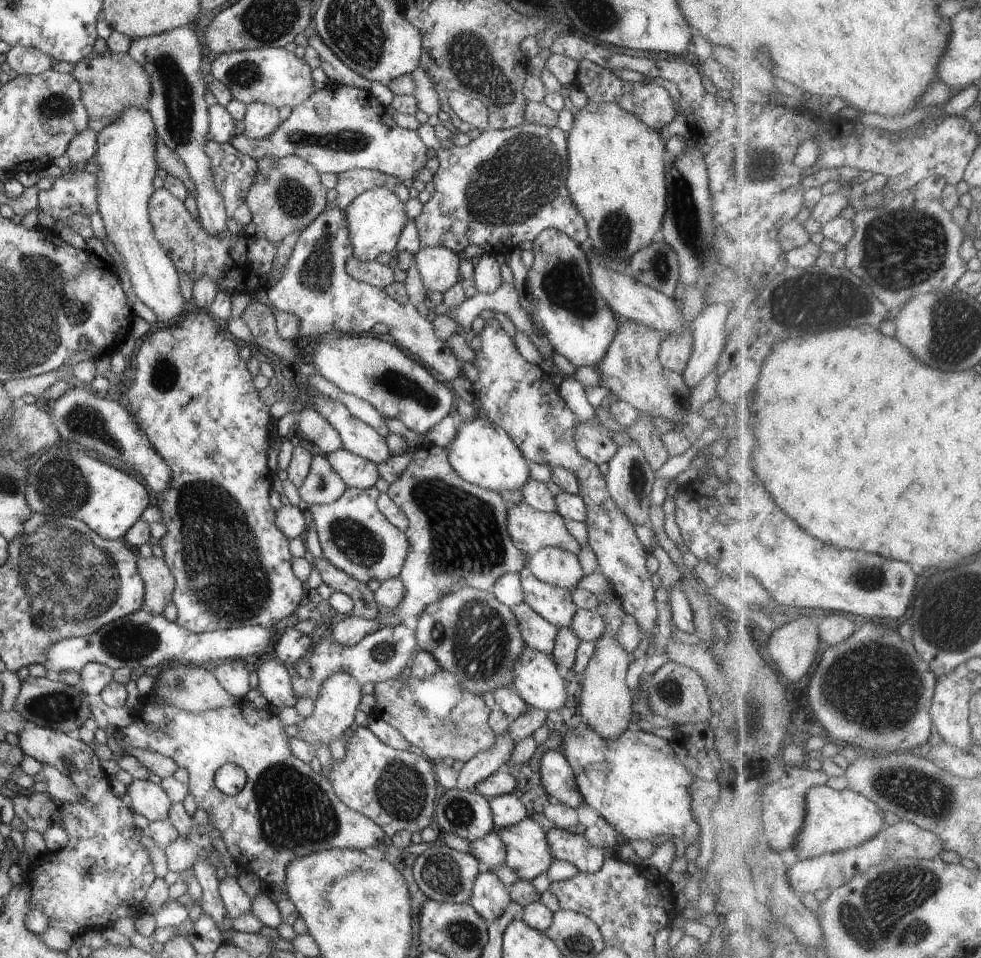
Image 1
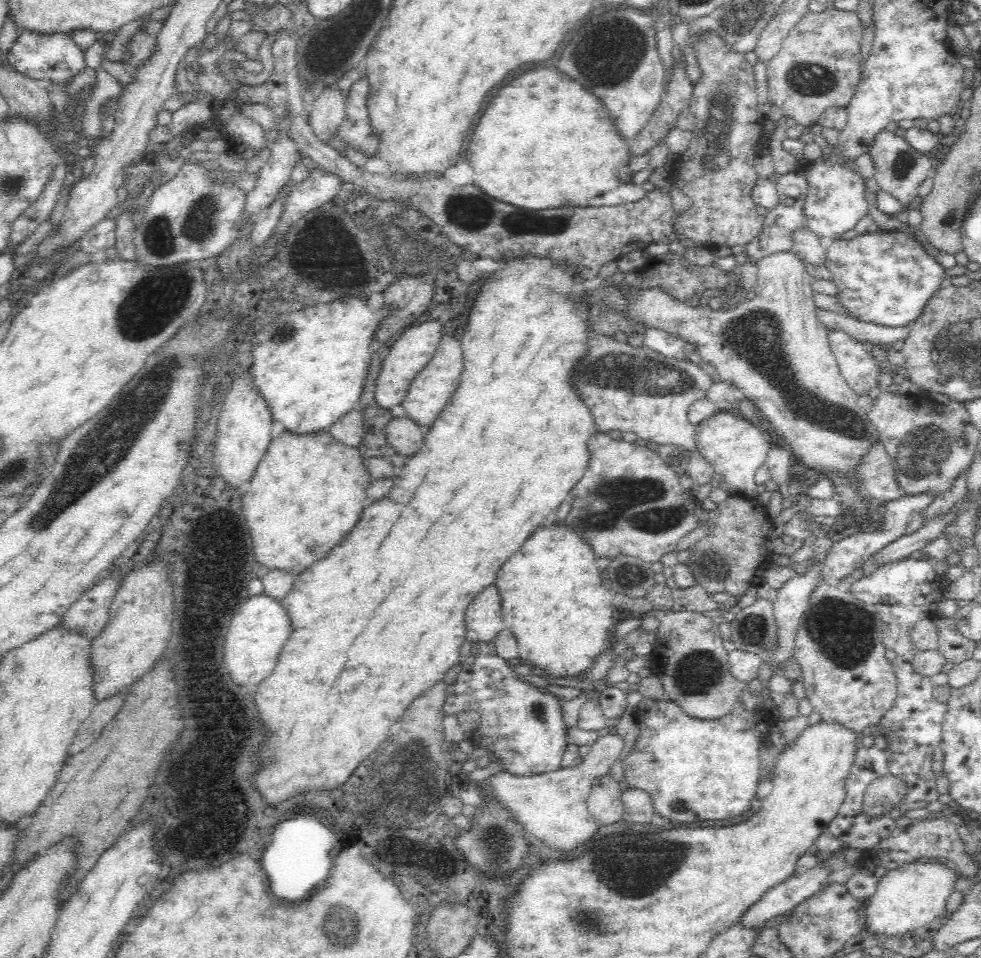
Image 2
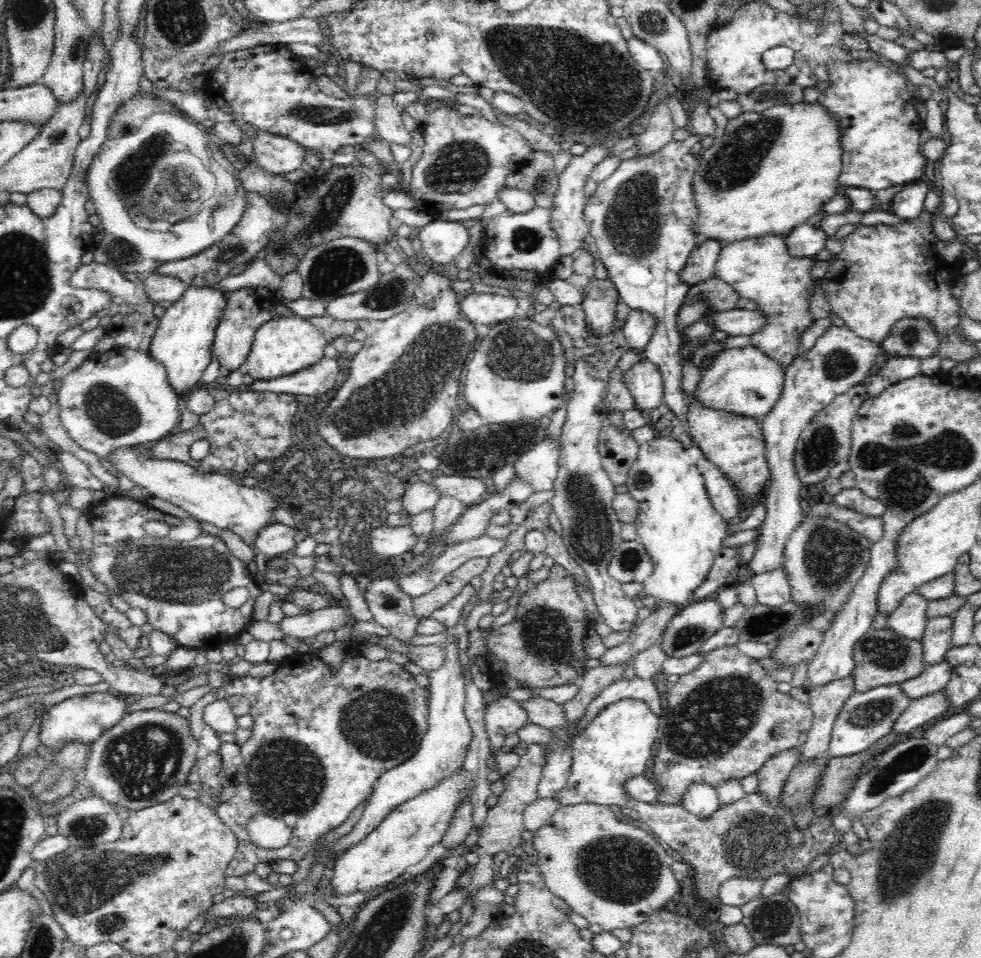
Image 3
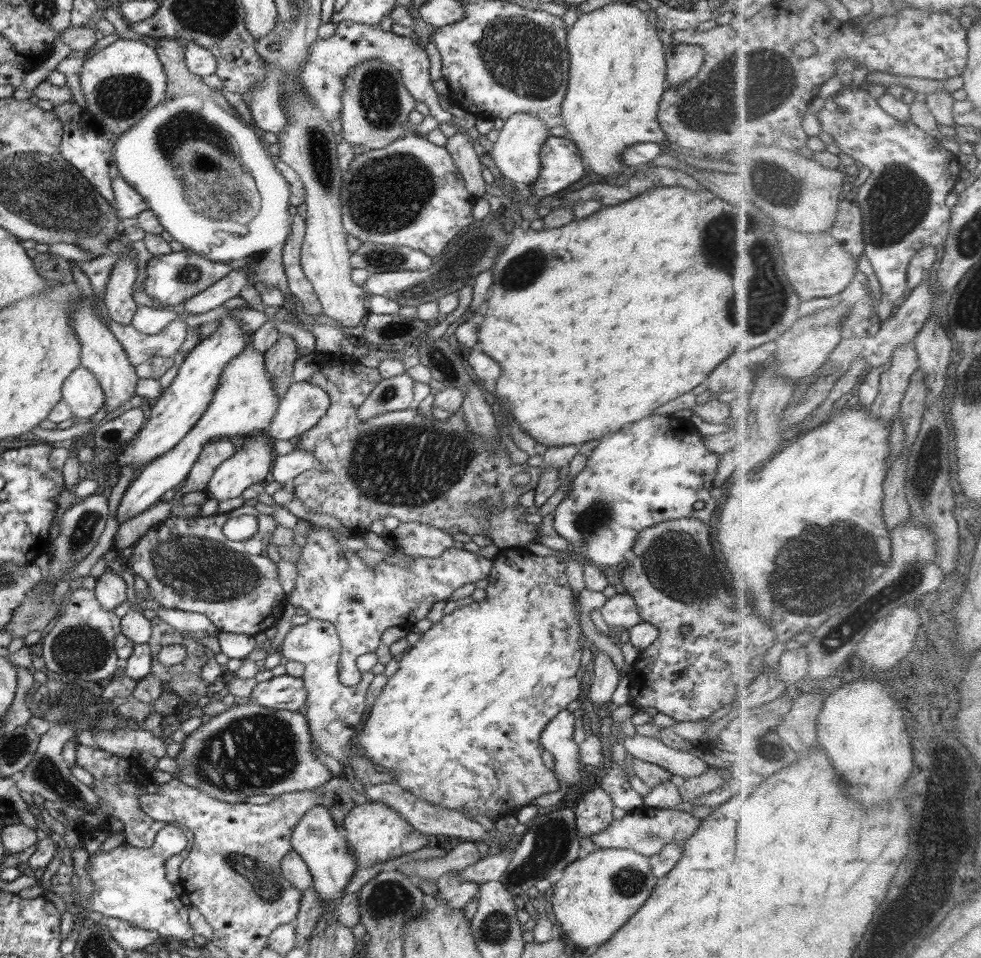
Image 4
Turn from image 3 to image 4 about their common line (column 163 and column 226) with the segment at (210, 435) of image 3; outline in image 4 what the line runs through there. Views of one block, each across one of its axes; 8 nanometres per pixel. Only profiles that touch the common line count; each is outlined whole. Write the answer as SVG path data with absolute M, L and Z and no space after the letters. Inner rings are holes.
M226 438L206 444L188 477L181 482L179 496L204 491L218 466L231 458L235 452L236 446Z

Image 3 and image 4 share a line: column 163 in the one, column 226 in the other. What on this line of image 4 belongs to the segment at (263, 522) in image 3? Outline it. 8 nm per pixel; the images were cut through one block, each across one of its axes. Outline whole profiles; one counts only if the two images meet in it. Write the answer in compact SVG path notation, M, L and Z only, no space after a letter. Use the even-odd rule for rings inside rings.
M265 432L250 435L248 440L242 444L242 448L235 452L231 458L222 462L221 466L214 472L212 479L209 480L204 493L208 499L214 499L218 502L230 498L241 497L242 493L250 486L262 483L270 474L272 467L272 456L274 456L274 442Z

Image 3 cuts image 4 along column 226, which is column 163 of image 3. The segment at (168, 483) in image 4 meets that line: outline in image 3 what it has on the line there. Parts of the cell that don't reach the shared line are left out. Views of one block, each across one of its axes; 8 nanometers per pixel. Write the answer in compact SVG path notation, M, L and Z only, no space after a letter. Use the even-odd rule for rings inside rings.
M122 348L103 353L95 352L92 358L85 360L79 367L76 367L61 380L60 384L56 387L55 398L59 402L60 420L66 431L70 434L70 437L80 445L80 448L92 452L98 455L98 457L109 456L116 448L130 449L136 445L160 441L174 433L173 429L179 424L179 418L181 417L180 410L178 409L178 406L180 406L180 404L178 404L179 398L176 393L172 392L172 387L170 387L170 381L168 381L168 375L166 374L166 367L156 361L148 351L144 350Z

